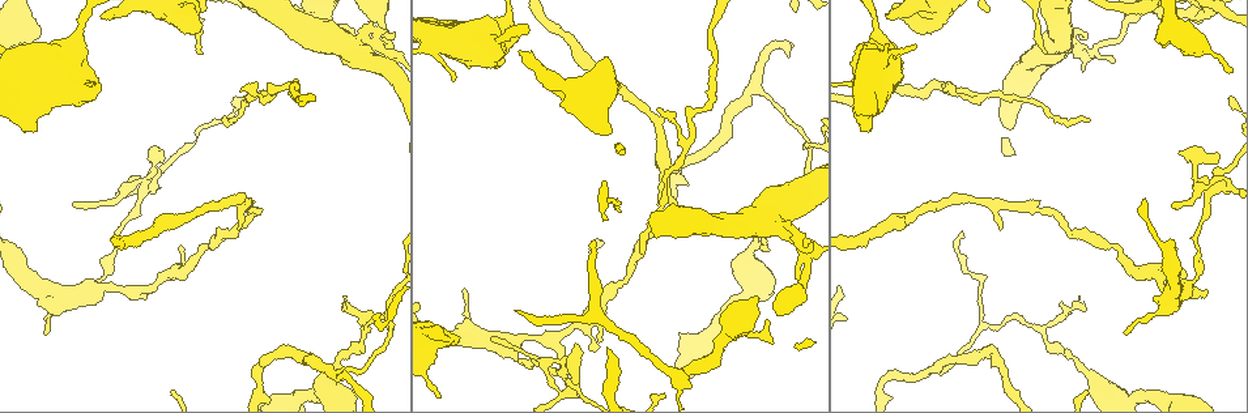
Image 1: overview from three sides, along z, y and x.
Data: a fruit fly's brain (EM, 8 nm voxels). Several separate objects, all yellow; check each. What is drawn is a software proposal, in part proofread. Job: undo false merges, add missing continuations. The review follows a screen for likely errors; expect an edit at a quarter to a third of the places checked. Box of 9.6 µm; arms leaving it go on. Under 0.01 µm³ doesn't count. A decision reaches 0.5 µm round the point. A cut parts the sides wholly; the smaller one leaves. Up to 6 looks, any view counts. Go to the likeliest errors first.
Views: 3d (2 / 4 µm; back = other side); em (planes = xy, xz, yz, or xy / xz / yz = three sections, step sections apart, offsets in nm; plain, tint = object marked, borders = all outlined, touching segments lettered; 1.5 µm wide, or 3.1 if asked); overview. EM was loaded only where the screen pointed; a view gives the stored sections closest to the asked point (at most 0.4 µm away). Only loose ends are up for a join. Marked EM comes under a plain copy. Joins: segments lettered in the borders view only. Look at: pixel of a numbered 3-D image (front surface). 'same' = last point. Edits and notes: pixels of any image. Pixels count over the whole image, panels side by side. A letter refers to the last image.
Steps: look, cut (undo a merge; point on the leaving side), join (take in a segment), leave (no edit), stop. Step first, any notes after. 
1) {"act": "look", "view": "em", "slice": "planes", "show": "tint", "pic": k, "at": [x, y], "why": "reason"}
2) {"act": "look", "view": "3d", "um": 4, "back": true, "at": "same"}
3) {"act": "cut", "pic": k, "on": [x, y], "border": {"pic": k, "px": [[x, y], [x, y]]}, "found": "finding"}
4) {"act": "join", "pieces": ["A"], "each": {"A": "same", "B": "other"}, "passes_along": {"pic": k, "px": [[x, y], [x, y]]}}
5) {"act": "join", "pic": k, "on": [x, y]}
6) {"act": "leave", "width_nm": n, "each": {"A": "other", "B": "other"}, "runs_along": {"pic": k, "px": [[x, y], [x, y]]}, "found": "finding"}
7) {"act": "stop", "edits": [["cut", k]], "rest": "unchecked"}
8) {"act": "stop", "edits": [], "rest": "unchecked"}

{"act": "look", "view": "3d", "um": 2, "pic": 1, "at": [768, 250], "why": "free end"}

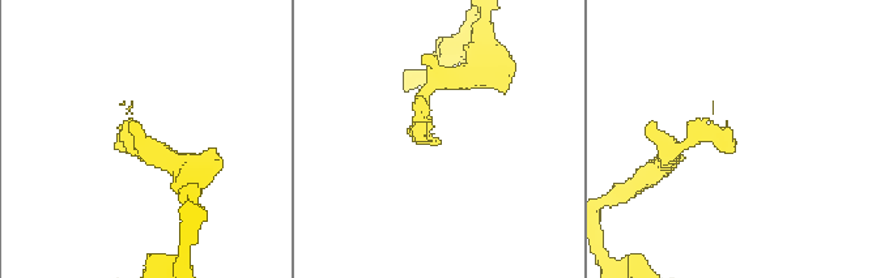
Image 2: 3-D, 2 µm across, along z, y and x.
{"act": "look", "view": "em", "slice": "xy", "step": 8, "show": "tint", "pic": 2, "at": [735, 140], "why": "need the tissue"}

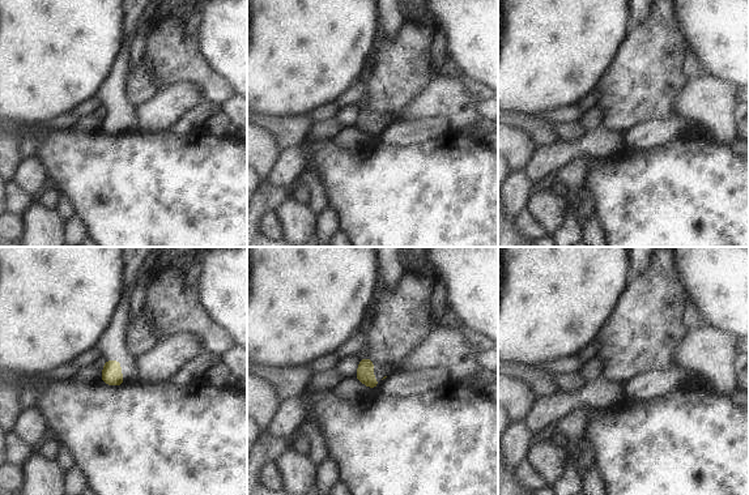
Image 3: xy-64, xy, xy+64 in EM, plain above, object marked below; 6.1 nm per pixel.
{"act": "look", "view": "em", "slice": "planes", "show": "borders", "at": "same", "why": "another direction"}

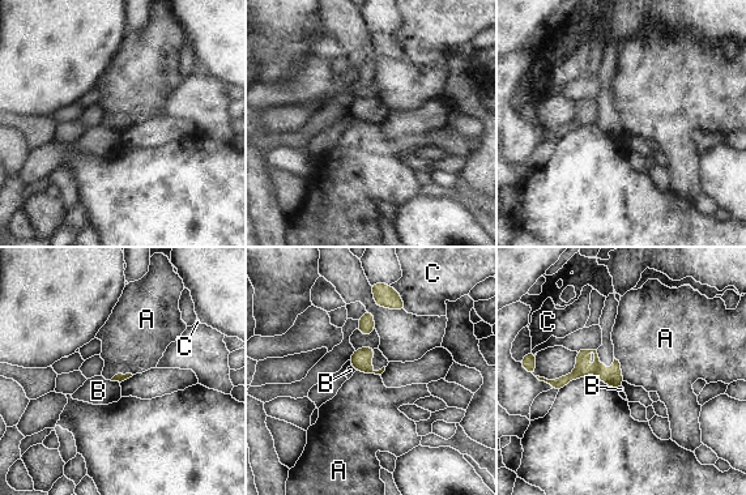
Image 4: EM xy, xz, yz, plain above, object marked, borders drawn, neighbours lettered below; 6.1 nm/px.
{"act": "leave", "each": {"A": "other", "B": "other", "C": "other"}, "runs_along": {"pic": 4, "px": [[619, 376], [579, 371], [553, 383]]}, "found": "none of them fits"}

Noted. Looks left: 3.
{"act": "look", "view": "3d", "um": 2, "pic": 1, "at": [380, 27], "why": "thick end"}

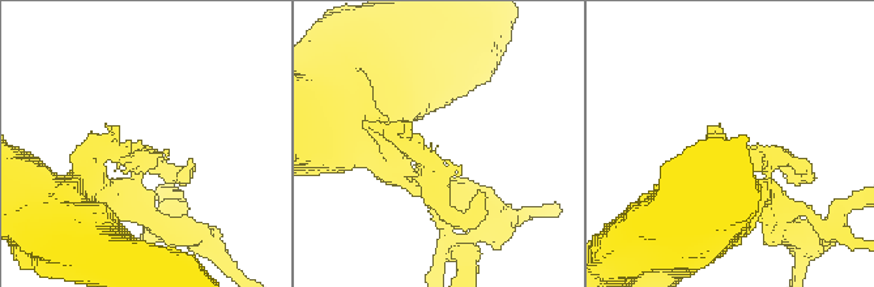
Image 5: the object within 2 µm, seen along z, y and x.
{"act": "look", "view": "em", "slice": "planes", "show": "tint", "pic": 5, "at": [139, 143], "why": "shape alone is not enough"}

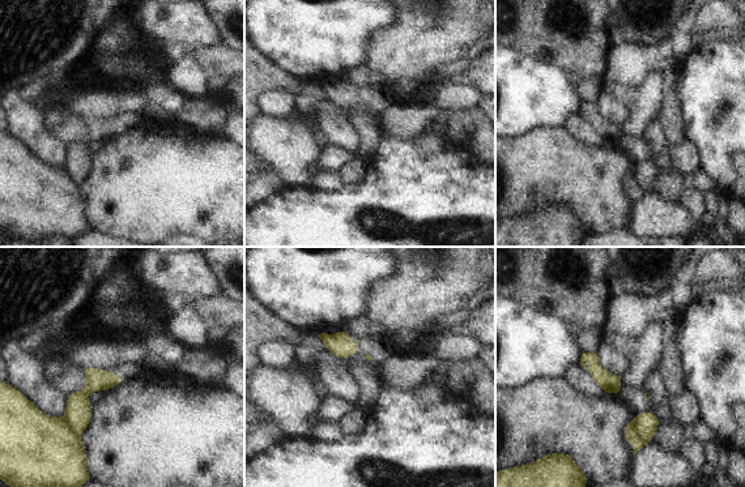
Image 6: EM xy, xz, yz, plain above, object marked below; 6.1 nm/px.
{"act": "look", "view": "em", "slice": "planes", "show": "borders", "at": "same"}

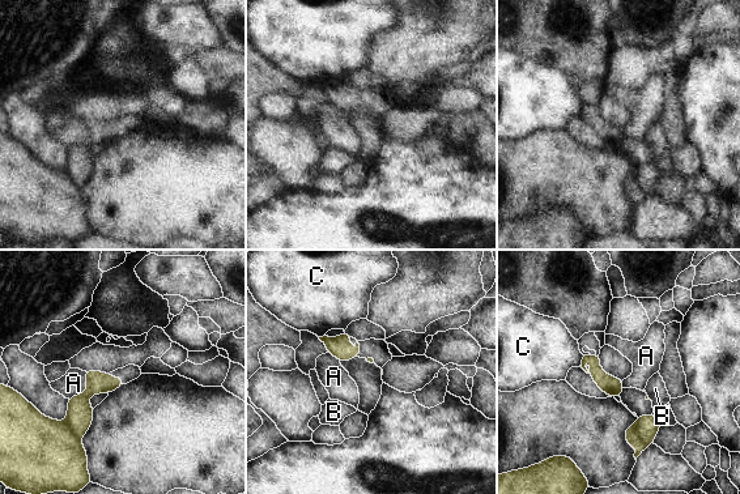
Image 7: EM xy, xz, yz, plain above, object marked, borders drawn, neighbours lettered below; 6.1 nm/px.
{"act": "cut", "pic": 7, "on": [630, 433], "each": {"A": "other", "B": "other", "C": "other"}, "border": {"pic": 7, "px": [[633, 425], [637, 435], [647, 446]]}, "found": "two neurons meet here"}

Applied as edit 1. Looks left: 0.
{"act": "stop", "edits": [["cut", 7]], "rest": "unchecked"}

